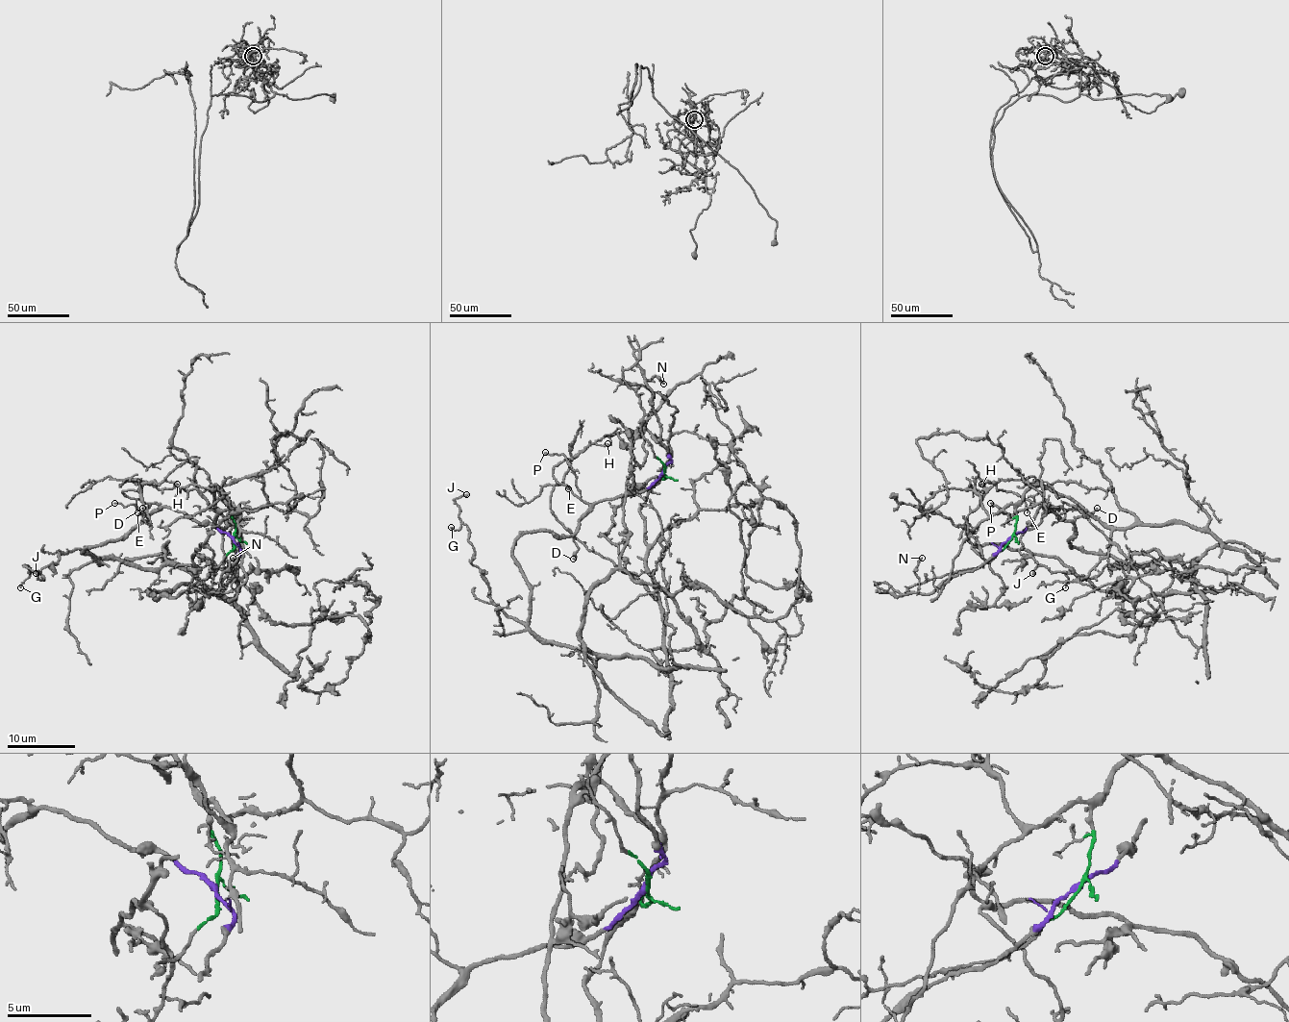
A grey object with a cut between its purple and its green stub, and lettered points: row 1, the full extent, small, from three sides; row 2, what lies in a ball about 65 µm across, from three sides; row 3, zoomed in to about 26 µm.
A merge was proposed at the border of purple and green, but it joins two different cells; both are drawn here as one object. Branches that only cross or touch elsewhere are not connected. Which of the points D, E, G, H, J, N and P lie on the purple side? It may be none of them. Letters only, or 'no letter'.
D, E, G, H, J, N, P

